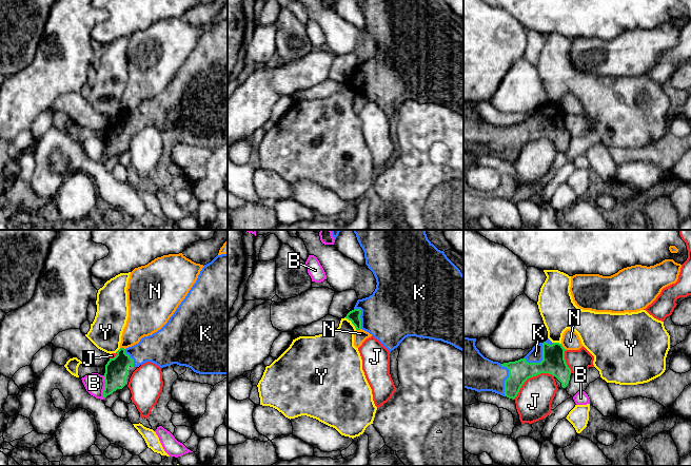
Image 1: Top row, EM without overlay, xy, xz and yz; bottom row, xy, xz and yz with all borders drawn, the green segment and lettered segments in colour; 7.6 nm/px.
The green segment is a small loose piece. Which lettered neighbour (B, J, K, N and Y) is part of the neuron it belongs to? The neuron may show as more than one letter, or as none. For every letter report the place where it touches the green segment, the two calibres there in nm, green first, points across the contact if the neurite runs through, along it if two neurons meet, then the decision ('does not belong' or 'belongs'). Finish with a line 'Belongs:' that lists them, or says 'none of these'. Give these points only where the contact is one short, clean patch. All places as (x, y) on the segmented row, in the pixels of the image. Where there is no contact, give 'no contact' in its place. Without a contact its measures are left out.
B: meets green in xy at (104, 387); 180 nm thick on the green side, 150 nm on the other; does not belong
J: meets green in yz at (530, 376); 180 nm thick on the green side, 280 nm on the other; does not belong
K: meets green in yz at (543, 358); 180 nm thick on the green side, 110 nm on the other; belongs
N: meets green in yz at (563, 347); 180 nm thick on the green side, 140 nm on the other; border along yz (560, 344), (566, 349); does not belong
Y: meets green in xz at (352, 323); 90 nm thick on the green side, 280 nm on the other; border along xz (344, 317), (356, 329); does not belong
Belongs: K

